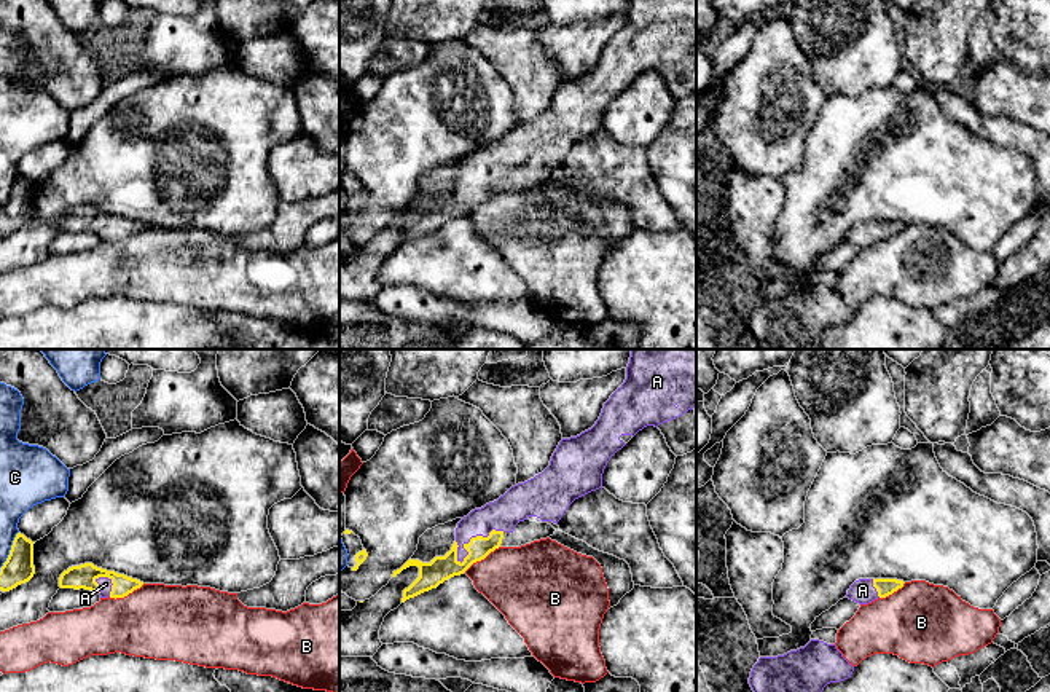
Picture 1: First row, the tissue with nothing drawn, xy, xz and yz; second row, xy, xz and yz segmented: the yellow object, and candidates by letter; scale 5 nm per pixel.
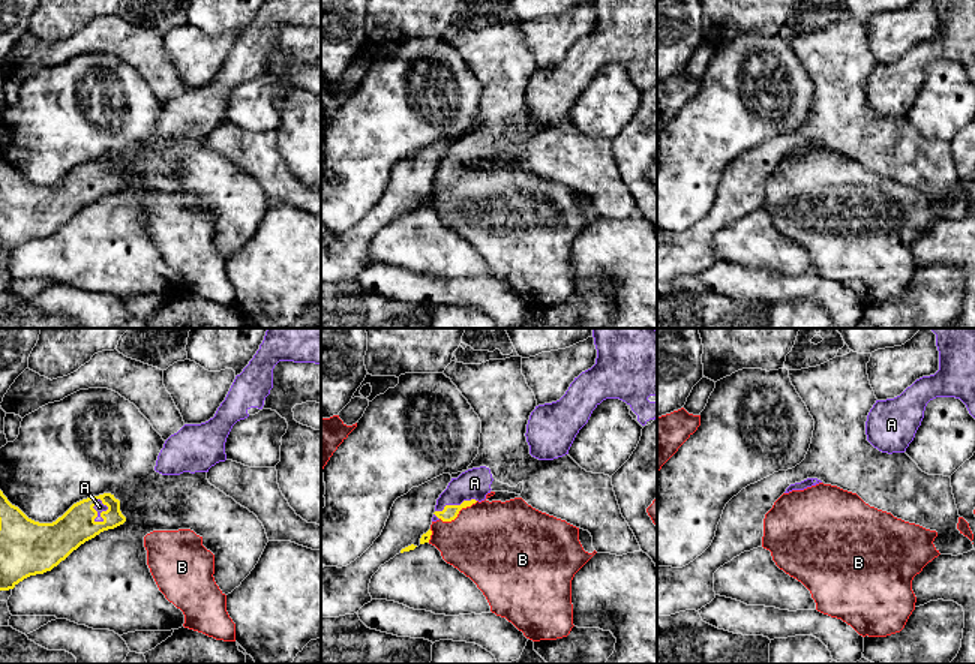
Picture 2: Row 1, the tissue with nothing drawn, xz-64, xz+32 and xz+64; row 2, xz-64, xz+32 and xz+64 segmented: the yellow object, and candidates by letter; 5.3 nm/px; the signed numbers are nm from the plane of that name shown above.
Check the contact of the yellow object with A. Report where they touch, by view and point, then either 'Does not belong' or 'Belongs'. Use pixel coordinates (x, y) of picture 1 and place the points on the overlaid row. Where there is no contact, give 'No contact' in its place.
Touches yellow at xz (474, 538). Belongs

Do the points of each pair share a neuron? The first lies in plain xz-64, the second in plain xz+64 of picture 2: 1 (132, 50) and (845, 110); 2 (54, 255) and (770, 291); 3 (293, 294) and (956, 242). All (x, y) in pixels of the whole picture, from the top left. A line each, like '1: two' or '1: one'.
1: one
2: two
3: one

